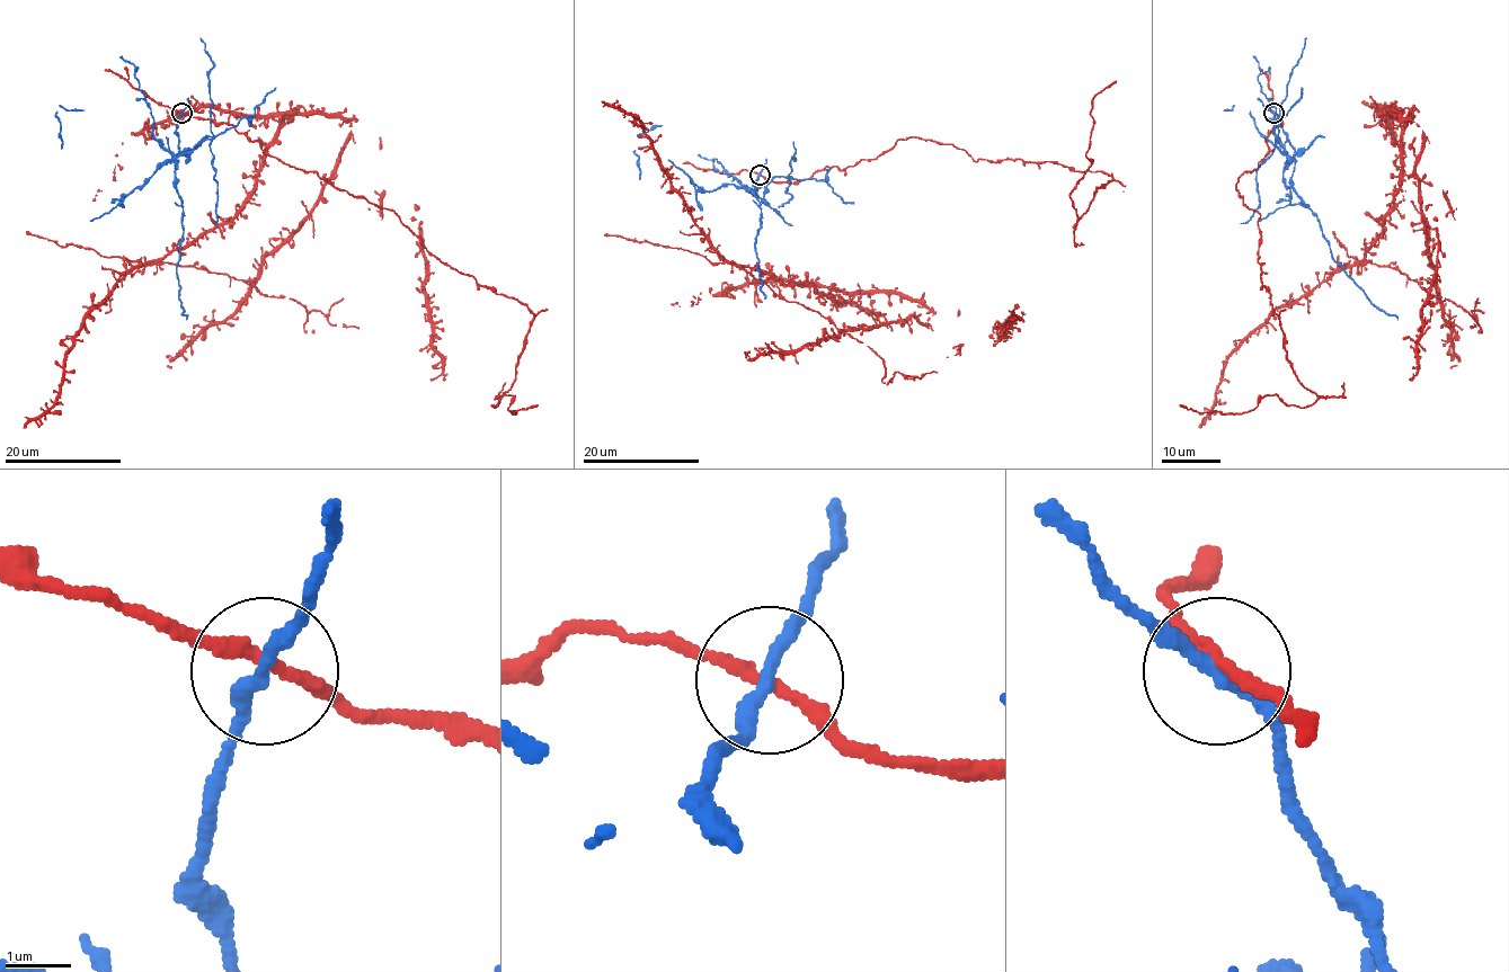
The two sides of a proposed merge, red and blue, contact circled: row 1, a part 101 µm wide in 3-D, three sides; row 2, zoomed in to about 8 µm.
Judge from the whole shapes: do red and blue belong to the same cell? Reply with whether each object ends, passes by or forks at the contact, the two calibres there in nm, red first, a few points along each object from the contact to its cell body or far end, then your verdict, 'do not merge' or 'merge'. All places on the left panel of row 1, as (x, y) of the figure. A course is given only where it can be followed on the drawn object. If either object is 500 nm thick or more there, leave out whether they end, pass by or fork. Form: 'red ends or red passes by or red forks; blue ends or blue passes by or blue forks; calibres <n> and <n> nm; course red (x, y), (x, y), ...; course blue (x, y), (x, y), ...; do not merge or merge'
red passes by; blue passes by; calibres 190 and 240 nm; course red (182, 112), (384, 208), (443, 262), (522, 302), (534, 317), (525, 348), (491, 406), (538, 404); course blue (182, 113), (176, 131), (178, 144), (176, 188), (183, 217), (177, 269), (178, 301), (186, 319); do not merge

